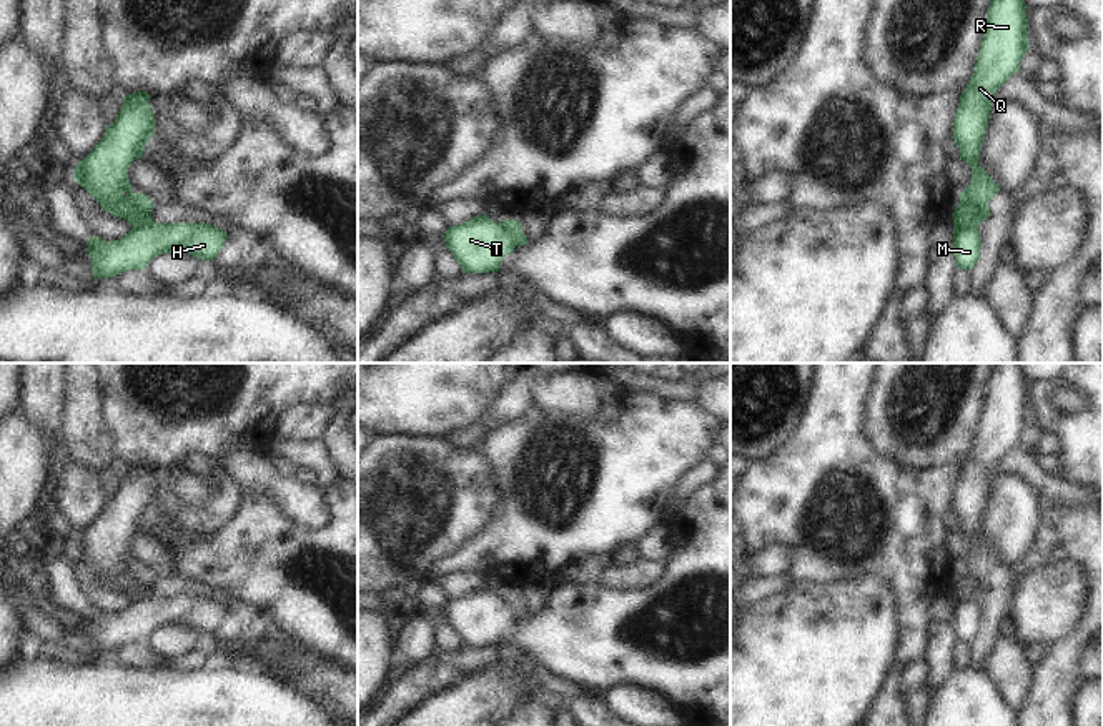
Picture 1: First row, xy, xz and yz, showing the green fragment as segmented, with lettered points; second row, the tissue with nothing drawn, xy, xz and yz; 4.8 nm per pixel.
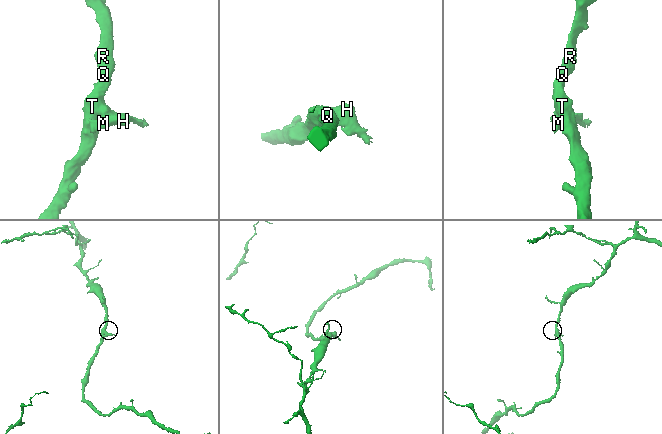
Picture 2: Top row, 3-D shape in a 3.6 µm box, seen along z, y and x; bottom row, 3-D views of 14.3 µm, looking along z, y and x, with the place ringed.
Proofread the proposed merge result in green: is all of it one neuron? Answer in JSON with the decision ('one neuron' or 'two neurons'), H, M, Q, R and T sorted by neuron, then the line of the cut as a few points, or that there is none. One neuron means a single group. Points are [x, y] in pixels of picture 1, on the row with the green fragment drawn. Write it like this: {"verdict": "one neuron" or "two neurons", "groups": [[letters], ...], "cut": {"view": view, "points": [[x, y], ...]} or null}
{"verdict": "two neurons", "groups": [["H", "M"], ["Q", "R", "T"]], "cut": {"view": "xy", "points": [[133, 193], [133, 203], [142, 213], [135, 225]]}}

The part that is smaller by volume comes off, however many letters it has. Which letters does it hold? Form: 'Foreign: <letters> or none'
Foreign: H, M

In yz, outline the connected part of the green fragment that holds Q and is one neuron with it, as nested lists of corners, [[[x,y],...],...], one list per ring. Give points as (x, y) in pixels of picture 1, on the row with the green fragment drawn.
[[[992,0],[987,12],[987,32],[980,43],[973,75],[970,78],[970,83],[960,95],[960,105],[952,125],[952,138],[960,148],[960,160],[963,160],[972,168],[972,182],[963,190],[963,195],[968,196],[968,201],[965,205],[958,205],[952,213],[955,226],[970,223],[988,206],[995,193],[1000,191],[1000,186],[978,165],[978,155],[985,132],[988,128],[993,97],[997,90],[1010,80],[1011,75],[1020,72],[1020,62],[1030,48],[1028,15],[1025,13],[1025,8],[1026,5],[1023,0]]]

